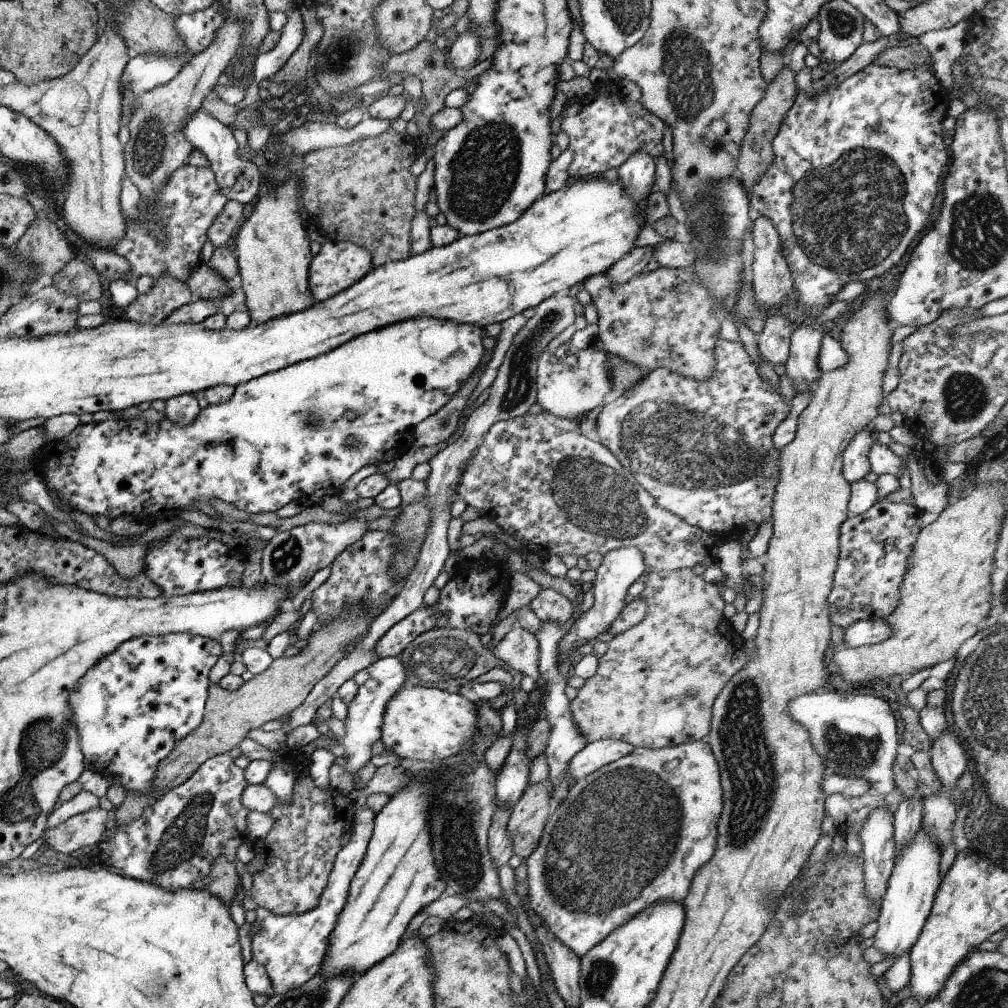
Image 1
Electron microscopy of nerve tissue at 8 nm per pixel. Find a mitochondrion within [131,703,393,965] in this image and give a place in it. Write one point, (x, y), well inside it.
(184, 836)

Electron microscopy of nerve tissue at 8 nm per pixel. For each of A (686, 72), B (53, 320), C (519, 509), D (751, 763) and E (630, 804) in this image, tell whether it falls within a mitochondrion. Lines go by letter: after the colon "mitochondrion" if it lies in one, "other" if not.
A: mitochondrion
B: mitochondrion
C: other
D: mitochondrion
E: mitochondrion

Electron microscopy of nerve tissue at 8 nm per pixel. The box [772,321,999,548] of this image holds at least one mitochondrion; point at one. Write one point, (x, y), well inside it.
(965, 395)

